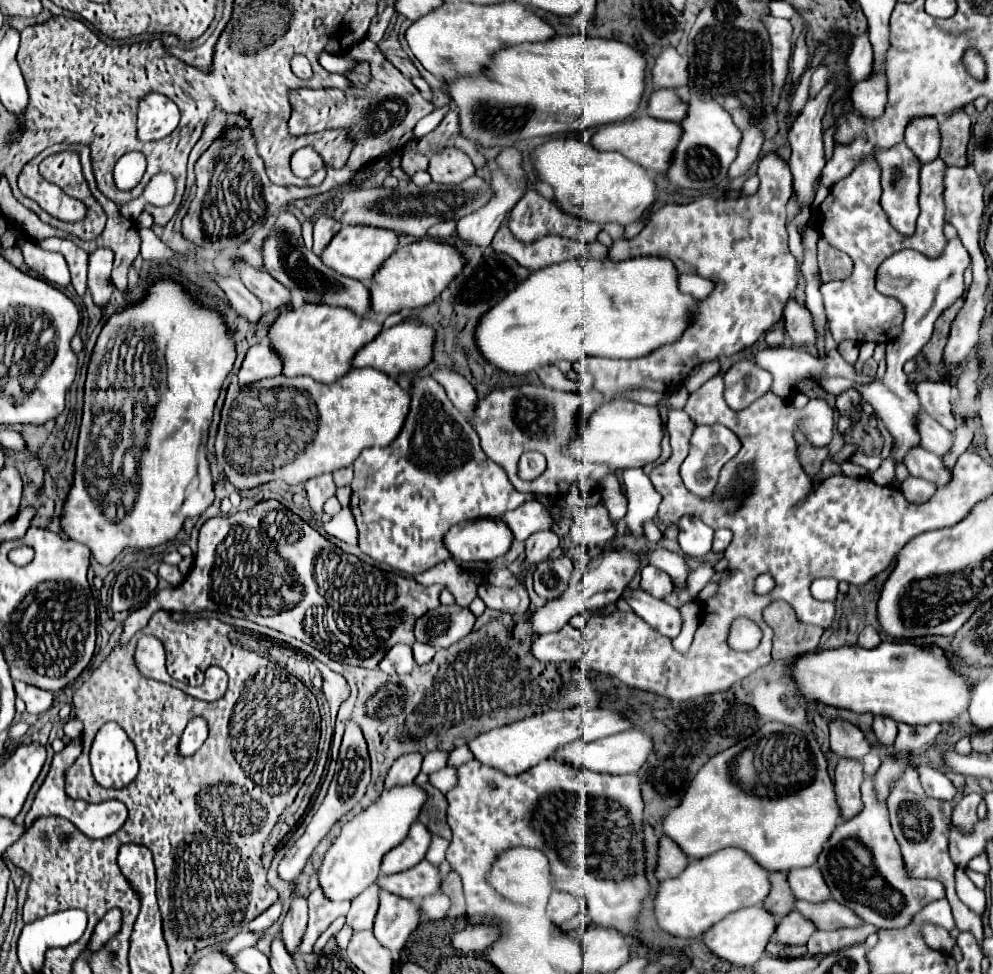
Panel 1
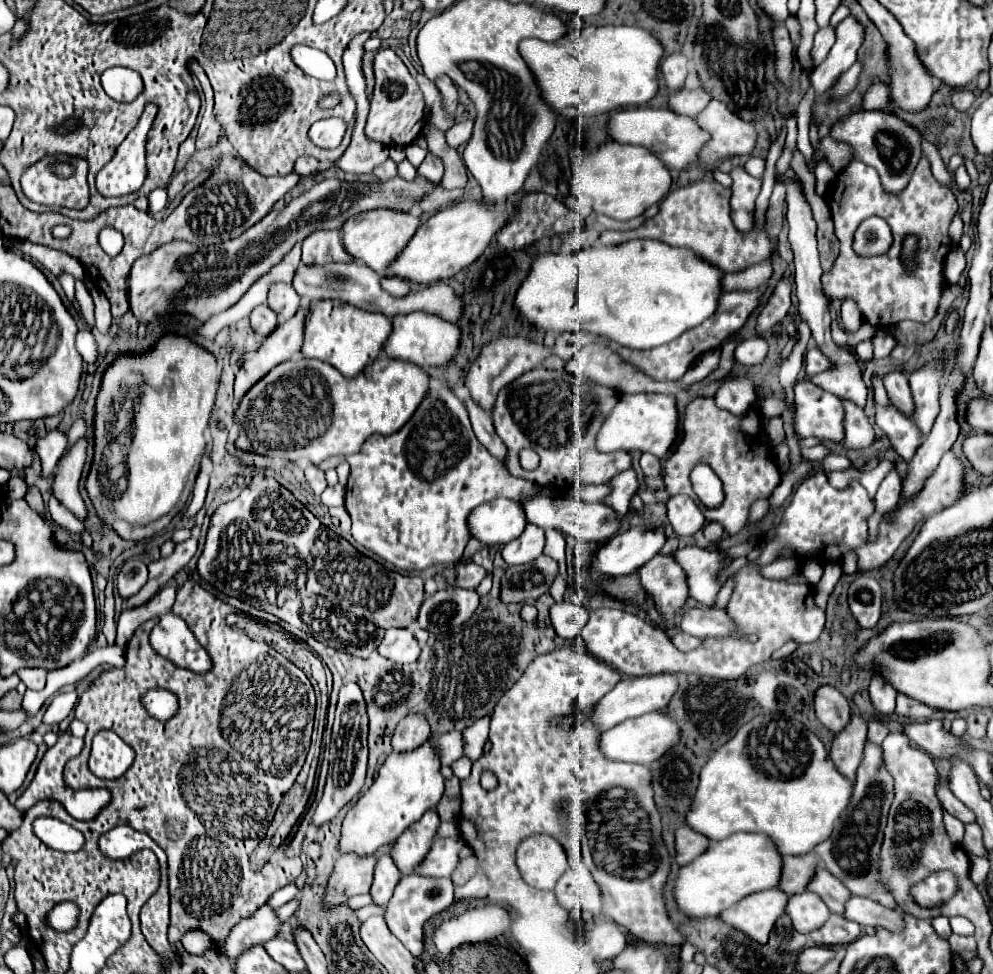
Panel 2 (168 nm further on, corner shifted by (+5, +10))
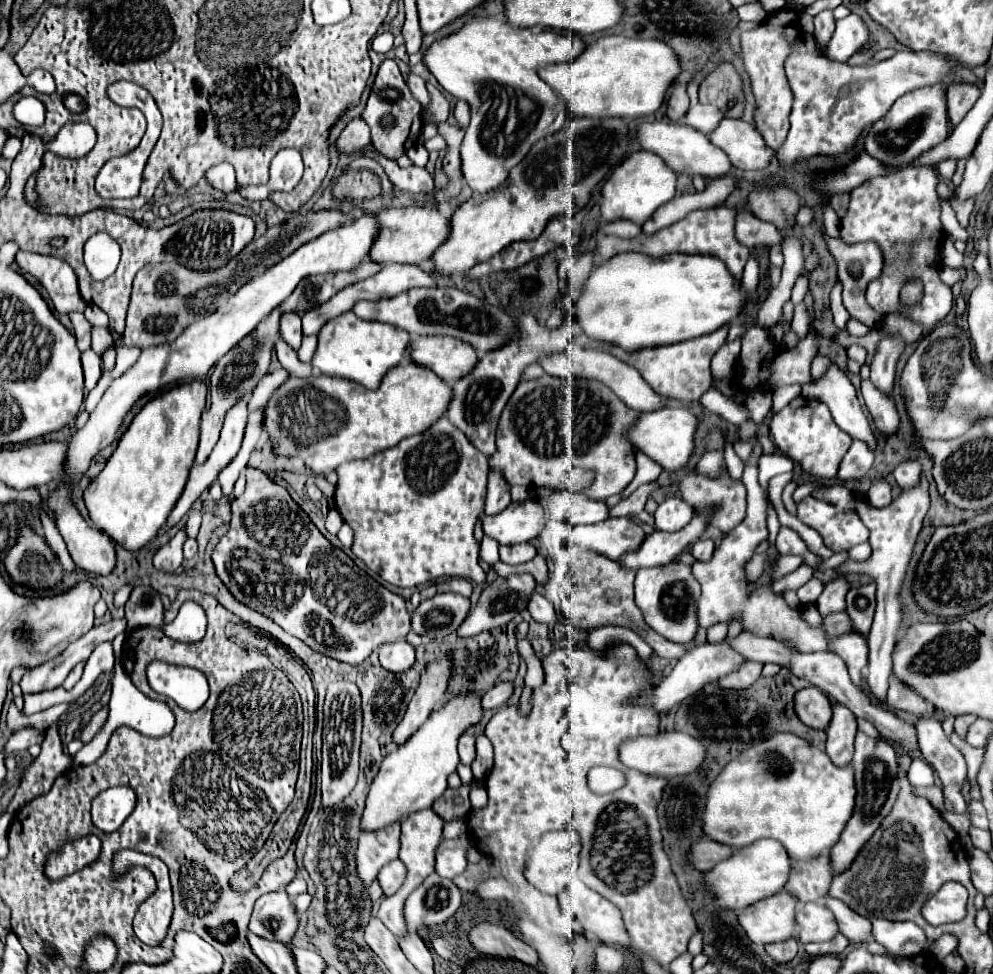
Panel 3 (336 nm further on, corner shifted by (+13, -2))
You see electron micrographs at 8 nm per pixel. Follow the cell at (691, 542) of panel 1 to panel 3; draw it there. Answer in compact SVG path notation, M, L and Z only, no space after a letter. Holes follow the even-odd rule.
M673 496L661 502L655 510L655 528L665 532L677 532L689 524L693 518L693 508L681 498Z

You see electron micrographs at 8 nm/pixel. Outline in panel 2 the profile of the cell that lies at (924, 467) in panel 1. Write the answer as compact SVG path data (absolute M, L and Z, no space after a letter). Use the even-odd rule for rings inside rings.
M891 404L887 408L877 406L877 426L889 436L893 448L897 448L897 454L907 462L915 456L919 444L923 442L923 434L915 422L897 412Z

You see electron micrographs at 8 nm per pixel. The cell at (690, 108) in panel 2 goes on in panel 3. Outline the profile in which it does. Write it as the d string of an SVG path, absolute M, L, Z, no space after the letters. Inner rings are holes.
M695 104L689 108L683 122L705 134L711 134L719 126L719 120L723 120L723 118L725 116L723 116L723 112L719 112L719 108L715 108L711 104Z

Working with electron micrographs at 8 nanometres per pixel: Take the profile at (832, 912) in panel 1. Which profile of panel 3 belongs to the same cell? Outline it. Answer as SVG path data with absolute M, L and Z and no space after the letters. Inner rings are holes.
M873 918L871 924L873 924L873 940L883 944L885 948L889 948L889 952L893 952L893 954L917 956L919 952L927 952L931 946L925 932L913 922L891 922L891 920L883 920L883 918Z

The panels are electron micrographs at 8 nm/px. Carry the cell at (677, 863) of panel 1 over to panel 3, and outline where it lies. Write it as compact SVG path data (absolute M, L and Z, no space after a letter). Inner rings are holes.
M705 838L703 842L697 842L697 844L695 844L695 848L691 850L691 856L693 856L693 864L695 864L699 870L707 872L707 870L711 870L715 864L719 864L721 860L725 860L727 856L731 856L731 852L733 852L731 846Z

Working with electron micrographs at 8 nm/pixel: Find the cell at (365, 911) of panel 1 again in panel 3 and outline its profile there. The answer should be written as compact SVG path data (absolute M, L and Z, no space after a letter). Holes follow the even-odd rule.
M397 858L397 860L393 860L393 862L389 862L389 864L385 864L383 868L381 868L381 872L379 872L379 882L381 882L381 888L383 888L383 892L385 892L385 896L393 896L399 888L401 888L401 884L405 882L405 866L401 864L401 860Z

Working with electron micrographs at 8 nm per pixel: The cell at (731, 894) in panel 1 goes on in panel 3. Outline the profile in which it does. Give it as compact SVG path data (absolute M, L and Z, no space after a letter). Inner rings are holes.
M757 840L733 852L731 858L719 862L705 874L707 892L729 910L743 910L763 898L781 892L789 880L789 856L783 844L775 840Z

